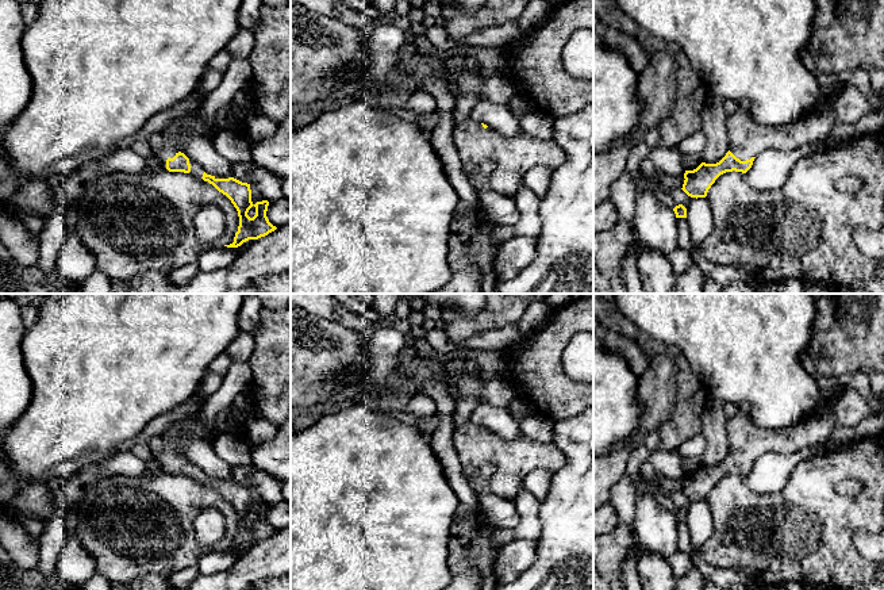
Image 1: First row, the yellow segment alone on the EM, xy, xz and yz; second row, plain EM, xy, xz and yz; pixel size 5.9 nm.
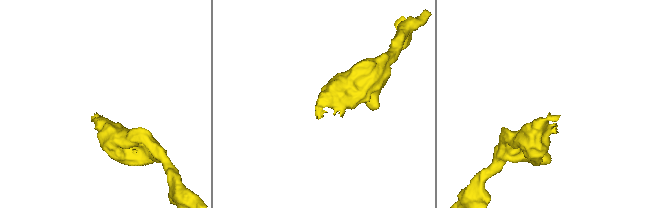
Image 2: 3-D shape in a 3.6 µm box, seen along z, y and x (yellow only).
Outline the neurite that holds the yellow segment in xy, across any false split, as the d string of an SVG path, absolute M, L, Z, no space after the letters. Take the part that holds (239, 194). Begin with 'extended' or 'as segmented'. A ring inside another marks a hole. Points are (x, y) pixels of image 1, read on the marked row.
extended | M170 124L161 134L162 148L153 156L158 158L162 169L169 172L191 172L193 176L212 184L237 208L239 217L238 231L235 233L234 242L224 246L238 248L249 240L258 240L277 229L266 217L269 202L262 200L255 204L251 202L250 184L234 177L207 175L200 165L193 164L184 153L173 148Z

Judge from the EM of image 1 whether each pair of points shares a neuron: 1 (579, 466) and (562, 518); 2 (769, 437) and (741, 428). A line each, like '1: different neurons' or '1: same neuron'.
1: same neuron
2: same neuron

